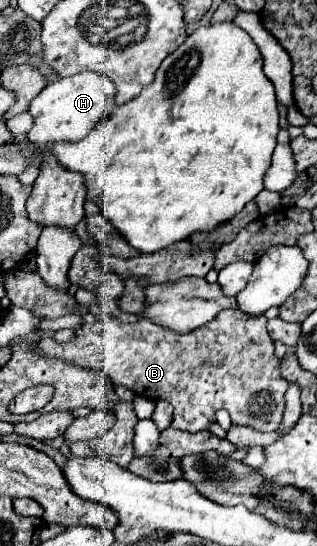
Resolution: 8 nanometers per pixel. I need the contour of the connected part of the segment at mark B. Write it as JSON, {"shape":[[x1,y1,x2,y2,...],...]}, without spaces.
{"shape":[[234,308,222,310,212,322,188,334,166,332,156,324,150,324,150,320,126,324,118,318,104,316,92,324,82,324,76,328,74,338,68,342,58,344,50,336,38,342,38,350,44,354,102,370,114,380,114,384,122,384,138,396,146,396,150,400,168,400,174,406,172,426,192,434,208,430,210,424,216,422,218,410,226,410,232,418,232,424,238,426,248,426,258,432,274,432,278,428,284,412,284,394,288,390,288,382,280,376,280,360,274,356,274,352,266,352,266,348,274,348,274,344,270,344,270,336,266,336,266,316,246,316]]}

